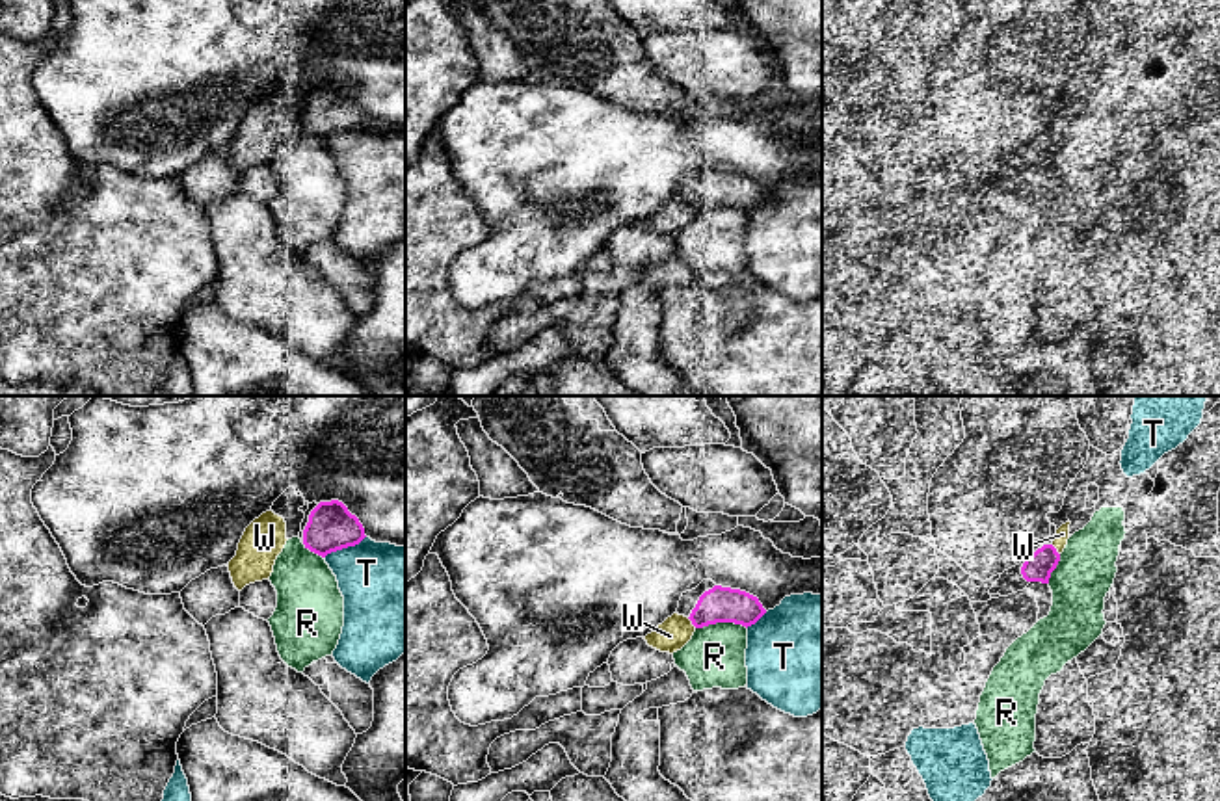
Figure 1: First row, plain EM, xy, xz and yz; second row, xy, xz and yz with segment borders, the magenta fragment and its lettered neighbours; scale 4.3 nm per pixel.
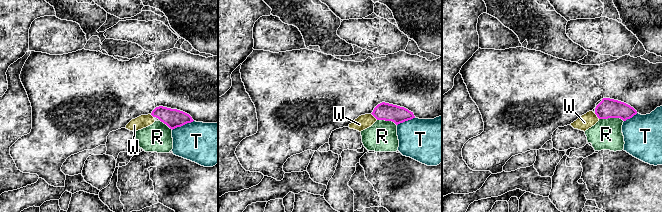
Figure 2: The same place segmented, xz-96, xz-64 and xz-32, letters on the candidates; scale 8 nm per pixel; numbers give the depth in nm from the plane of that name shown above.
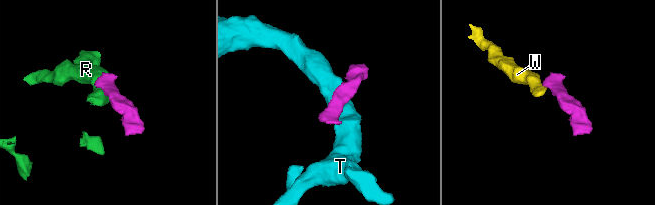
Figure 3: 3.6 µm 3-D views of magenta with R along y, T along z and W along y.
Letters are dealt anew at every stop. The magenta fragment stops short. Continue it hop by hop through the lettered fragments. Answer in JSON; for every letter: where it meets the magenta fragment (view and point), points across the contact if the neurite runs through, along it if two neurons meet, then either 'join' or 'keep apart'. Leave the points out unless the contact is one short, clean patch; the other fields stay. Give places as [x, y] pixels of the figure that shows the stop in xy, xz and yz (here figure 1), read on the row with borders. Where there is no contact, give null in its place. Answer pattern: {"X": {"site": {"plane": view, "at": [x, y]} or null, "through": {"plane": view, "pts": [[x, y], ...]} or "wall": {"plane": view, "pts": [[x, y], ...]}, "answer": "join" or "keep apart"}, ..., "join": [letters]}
{"R": {"site": {"plane": "xz", "at": [720, 621]}, "answer": "keep apart"}, "T": {"site": {"plane": "xy", "at": [344, 547]}, "answer": "keep apart"}, "W": {"site": {"plane": "xz", "at": [692, 623]}, "answer": "keep apart"}, "join": []}

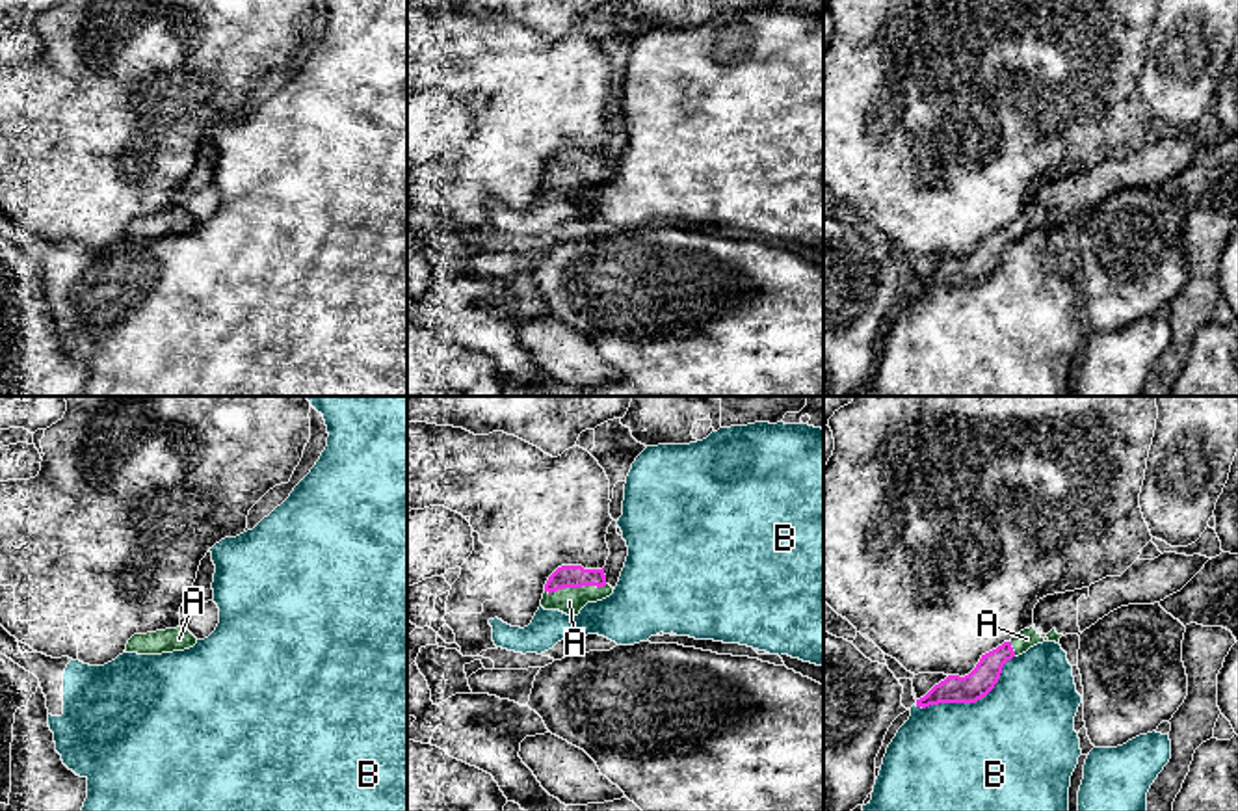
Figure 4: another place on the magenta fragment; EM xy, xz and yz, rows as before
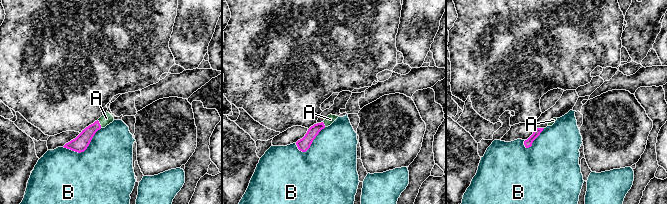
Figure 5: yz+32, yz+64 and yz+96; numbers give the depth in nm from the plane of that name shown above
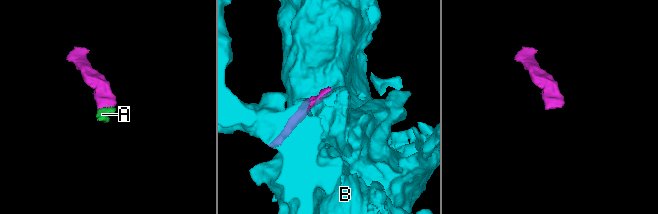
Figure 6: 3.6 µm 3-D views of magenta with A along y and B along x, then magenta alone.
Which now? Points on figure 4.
{"A": {"site": {"plane": "xz", "at": [575, 586]}, "through": {"plane": "xz", "pts": [[567, 575], [575, 586], [569, 601]]}, "answer": "join"}, "B": {"site": {"plane": "yz", "at": [969, 702]}, "answer": "keep apart"}, "join": ["A"]}

